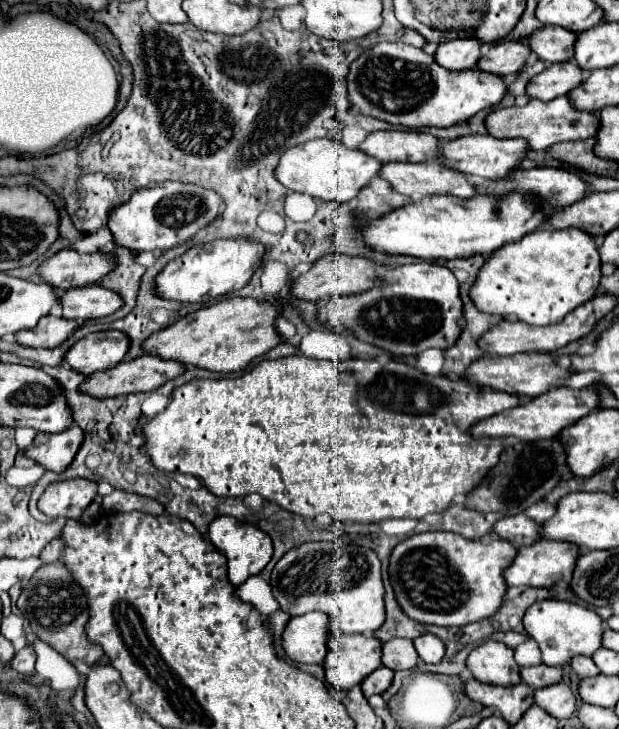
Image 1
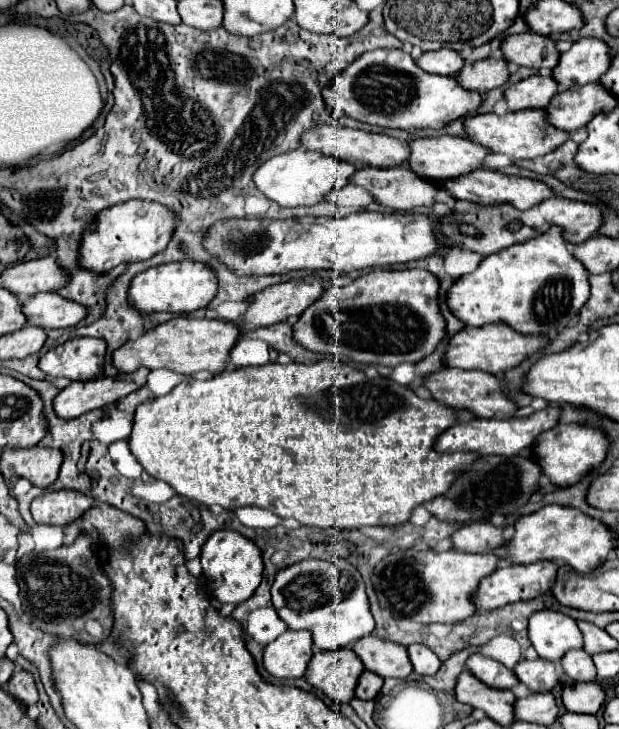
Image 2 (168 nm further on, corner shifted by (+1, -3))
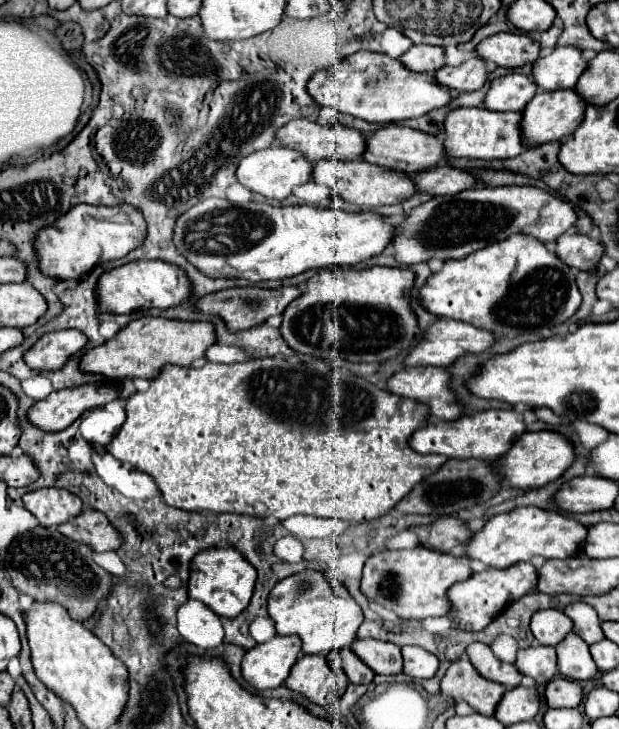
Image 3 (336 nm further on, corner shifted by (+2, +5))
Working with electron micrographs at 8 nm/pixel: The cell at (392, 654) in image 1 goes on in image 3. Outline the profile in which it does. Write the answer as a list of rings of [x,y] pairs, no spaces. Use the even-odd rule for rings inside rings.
[[[356,639],[352,651],[370,665],[376,675],[398,675],[402,671],[402,653],[398,645],[376,639]]]

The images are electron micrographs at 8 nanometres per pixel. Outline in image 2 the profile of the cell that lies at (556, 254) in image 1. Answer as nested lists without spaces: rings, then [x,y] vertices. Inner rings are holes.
[[[551,227],[541,237],[487,255],[473,273],[455,281],[447,293],[447,303],[453,315],[469,327],[503,321],[519,333],[555,337],[587,303],[589,291],[587,269],[571,257],[571,243],[567,243],[563,229]]]

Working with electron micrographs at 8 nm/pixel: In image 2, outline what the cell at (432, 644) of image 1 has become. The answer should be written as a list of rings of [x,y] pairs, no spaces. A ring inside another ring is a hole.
[[[423,643],[409,645],[407,651],[409,651],[409,659],[413,663],[415,673],[419,673],[419,675],[433,675],[441,667],[439,657],[427,645],[423,645]]]

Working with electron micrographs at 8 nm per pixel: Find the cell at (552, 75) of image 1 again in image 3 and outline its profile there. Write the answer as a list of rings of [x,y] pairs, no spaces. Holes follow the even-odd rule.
[[[508,73],[496,77],[484,97],[484,107],[490,111],[524,111],[526,103],[534,97],[536,85],[530,77]]]

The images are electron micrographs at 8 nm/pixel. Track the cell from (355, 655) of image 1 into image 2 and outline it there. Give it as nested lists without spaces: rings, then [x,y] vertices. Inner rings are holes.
[[[317,649],[309,661],[305,679],[337,703],[349,703],[355,697],[355,685],[363,671],[365,665],[359,661],[353,649]]]

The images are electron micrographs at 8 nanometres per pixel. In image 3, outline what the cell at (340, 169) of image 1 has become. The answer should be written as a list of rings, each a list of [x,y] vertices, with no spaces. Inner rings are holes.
[[[272,145],[268,149],[262,149],[258,153],[250,153],[248,157],[244,157],[236,169],[236,177],[252,193],[260,193],[266,199],[286,199],[294,187],[310,181],[310,171],[312,171],[312,163],[306,161],[302,153],[288,147]]]

